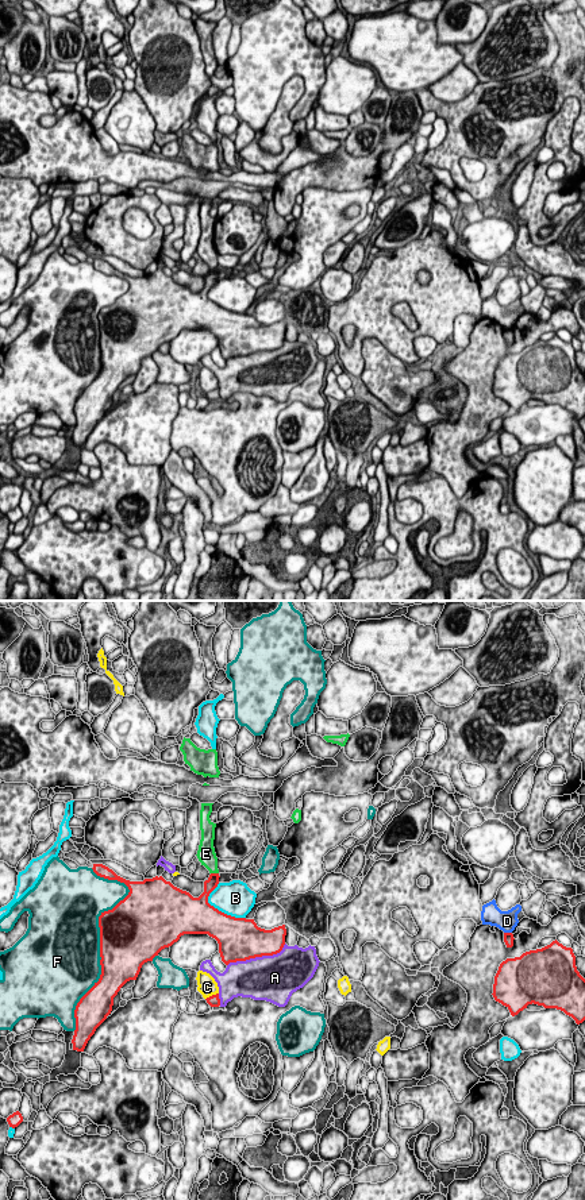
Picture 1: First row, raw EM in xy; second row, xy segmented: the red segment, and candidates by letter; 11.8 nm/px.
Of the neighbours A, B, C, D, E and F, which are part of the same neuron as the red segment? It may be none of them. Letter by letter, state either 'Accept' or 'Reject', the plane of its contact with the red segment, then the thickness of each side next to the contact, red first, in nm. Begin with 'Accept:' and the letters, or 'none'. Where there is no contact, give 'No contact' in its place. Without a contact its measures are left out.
Accept: E
A: Reject. Touches red in xy. Thickness 480 nm (red) against 480 nm
B: Reject. Touches red in xy. Thickness 420 nm (red) against 400 nm
C: Reject. Touches red in xy. Thickness 140 nm (red) against 220 nm
D: Reject. Touches red in xy. Thickness 130 nm (red) against 240 nm
E: Accept. Touches red in xy. Thickness 140 nm (red) against 220 nm
F: Reject. Touches red in xy. Thickness 500 nm (red) against 480 nm

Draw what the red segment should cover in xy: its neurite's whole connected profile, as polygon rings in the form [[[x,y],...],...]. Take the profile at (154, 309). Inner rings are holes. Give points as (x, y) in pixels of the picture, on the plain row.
[[[201,198],[200,205],[201,235],[196,251],[211,270],[199,293],[162,271],[130,277],[103,259],[93,259],[97,271],[124,278],[130,288],[99,312],[101,370],[76,401],[73,445],[84,447],[96,424],[111,409],[113,393],[127,377],[136,375],[142,360],[153,356],[184,329],[208,329],[215,333],[226,360],[282,346],[285,320],[265,325],[254,315],[227,310],[208,298],[220,273],[213,243],[216,219],[209,215],[212,200]]]

